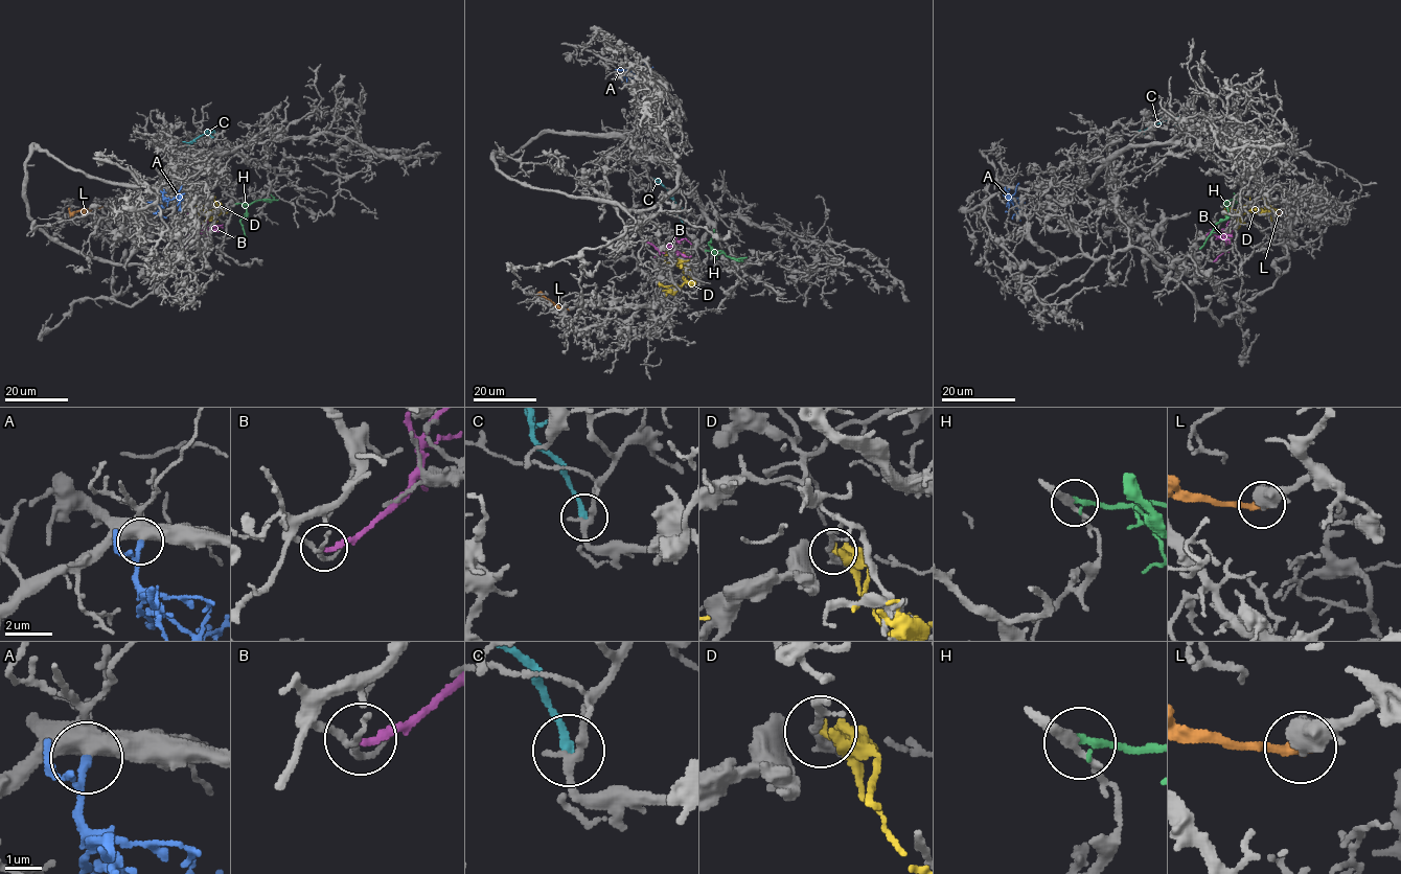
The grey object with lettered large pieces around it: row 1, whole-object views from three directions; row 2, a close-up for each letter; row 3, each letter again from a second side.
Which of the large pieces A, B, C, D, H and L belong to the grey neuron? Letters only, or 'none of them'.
A

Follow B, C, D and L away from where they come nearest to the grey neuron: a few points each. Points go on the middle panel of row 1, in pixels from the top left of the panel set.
B: (646, 242), (661, 250), (684, 238), (691, 244)
C: (683, 225), (669, 192), (660, 181), (650, 178)
D: (658, 281), (663, 286), (676, 284), (680, 288), (691, 280), (689, 269), (666, 254), (666, 250)
L: (570, 309), (558, 308), (537, 295)

